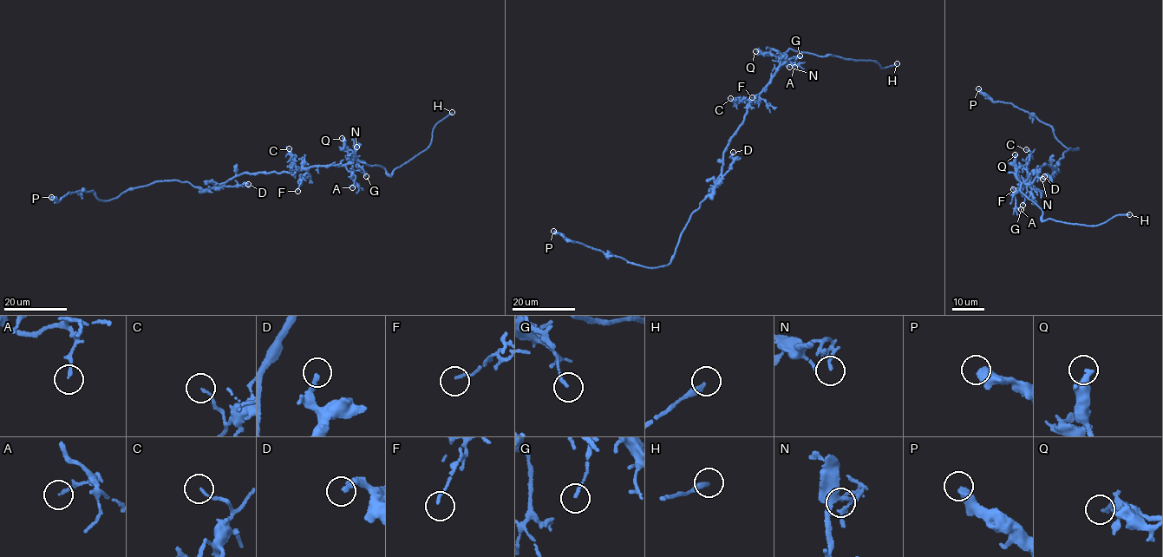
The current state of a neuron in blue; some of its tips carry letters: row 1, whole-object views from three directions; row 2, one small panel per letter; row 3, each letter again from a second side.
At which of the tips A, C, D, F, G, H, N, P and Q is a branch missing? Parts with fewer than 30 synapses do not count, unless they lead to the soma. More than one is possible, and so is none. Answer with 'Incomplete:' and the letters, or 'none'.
Incomplete: H

